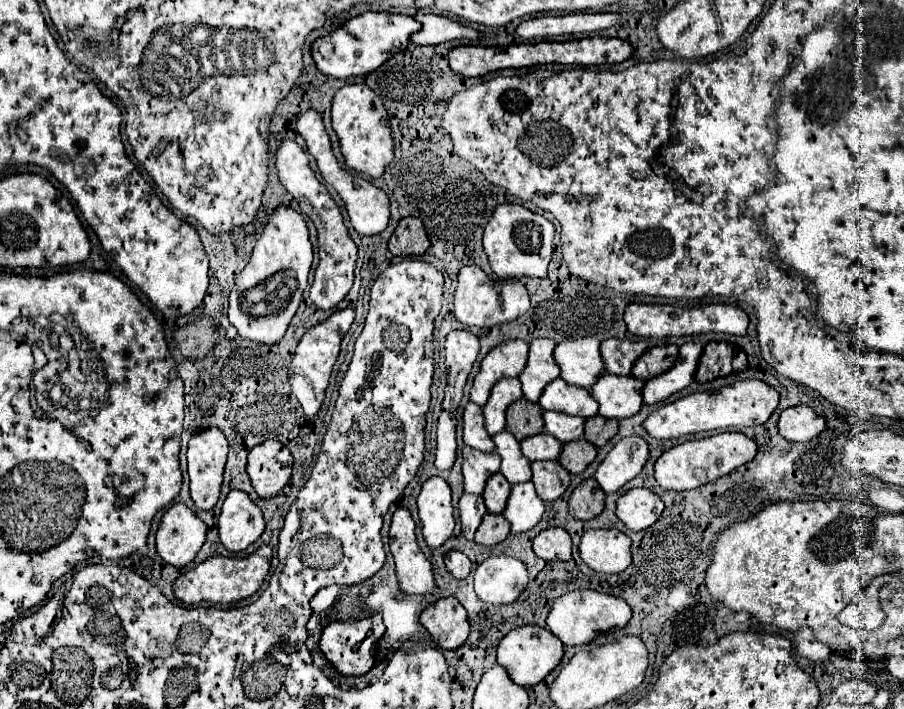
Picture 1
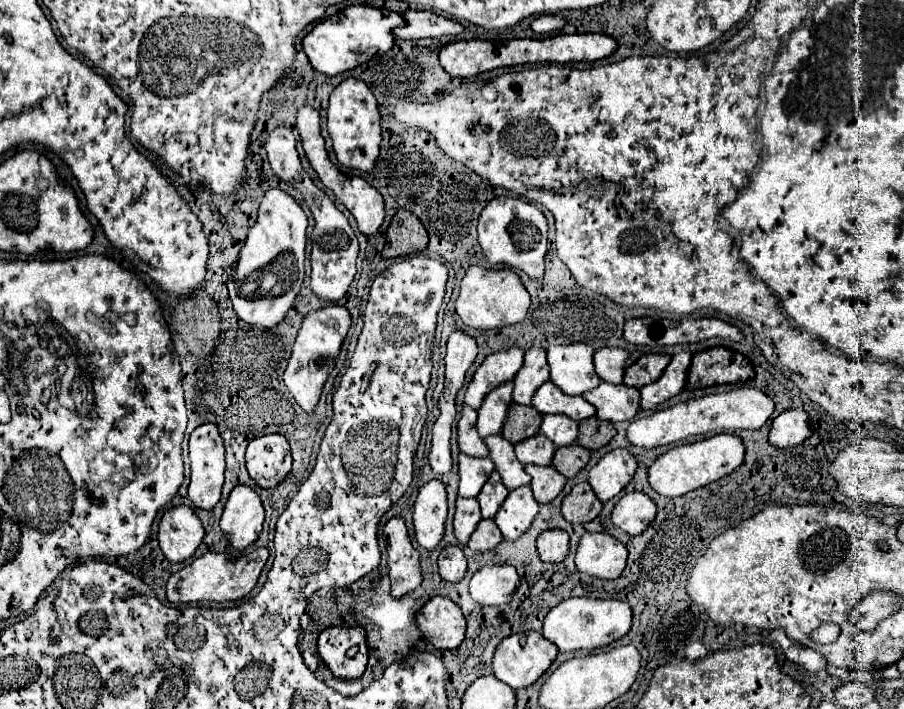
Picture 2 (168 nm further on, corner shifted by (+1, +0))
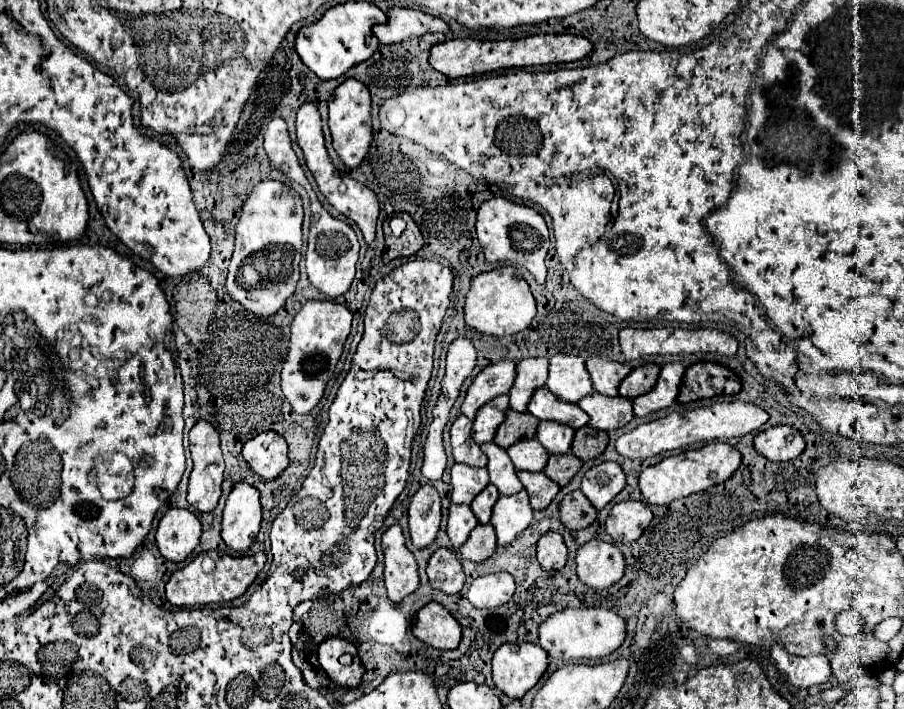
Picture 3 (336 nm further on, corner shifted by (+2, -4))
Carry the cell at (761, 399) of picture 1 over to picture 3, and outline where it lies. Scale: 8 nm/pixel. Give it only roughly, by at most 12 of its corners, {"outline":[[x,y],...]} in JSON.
{"outline":[[742,400],[672,412],[616,440],[642,460],[760,430],[770,416]]}

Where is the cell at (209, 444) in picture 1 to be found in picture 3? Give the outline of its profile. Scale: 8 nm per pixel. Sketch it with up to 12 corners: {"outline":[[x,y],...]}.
{"outline":[[212,424],[190,430],[188,502],[212,512],[224,458]]}

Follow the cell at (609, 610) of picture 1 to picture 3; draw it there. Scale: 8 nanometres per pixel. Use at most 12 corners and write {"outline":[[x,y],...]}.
{"outline":[[606,608],[560,610],[540,624],[550,658],[610,656],[626,622]]}

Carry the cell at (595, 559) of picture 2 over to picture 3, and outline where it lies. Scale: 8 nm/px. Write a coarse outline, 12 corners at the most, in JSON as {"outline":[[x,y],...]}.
{"outline":[[590,540],[578,548],[576,570],[602,590],[624,576],[614,544]]}

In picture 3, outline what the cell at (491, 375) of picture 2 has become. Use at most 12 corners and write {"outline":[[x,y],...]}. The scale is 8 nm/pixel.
{"outline":[[514,360],[486,366],[468,388],[462,414],[472,420],[480,406],[508,394]]}

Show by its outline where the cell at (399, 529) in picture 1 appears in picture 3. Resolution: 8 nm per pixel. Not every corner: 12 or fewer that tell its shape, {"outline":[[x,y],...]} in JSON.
{"outline":[[398,524],[382,536],[388,598],[418,588],[418,566]]}

